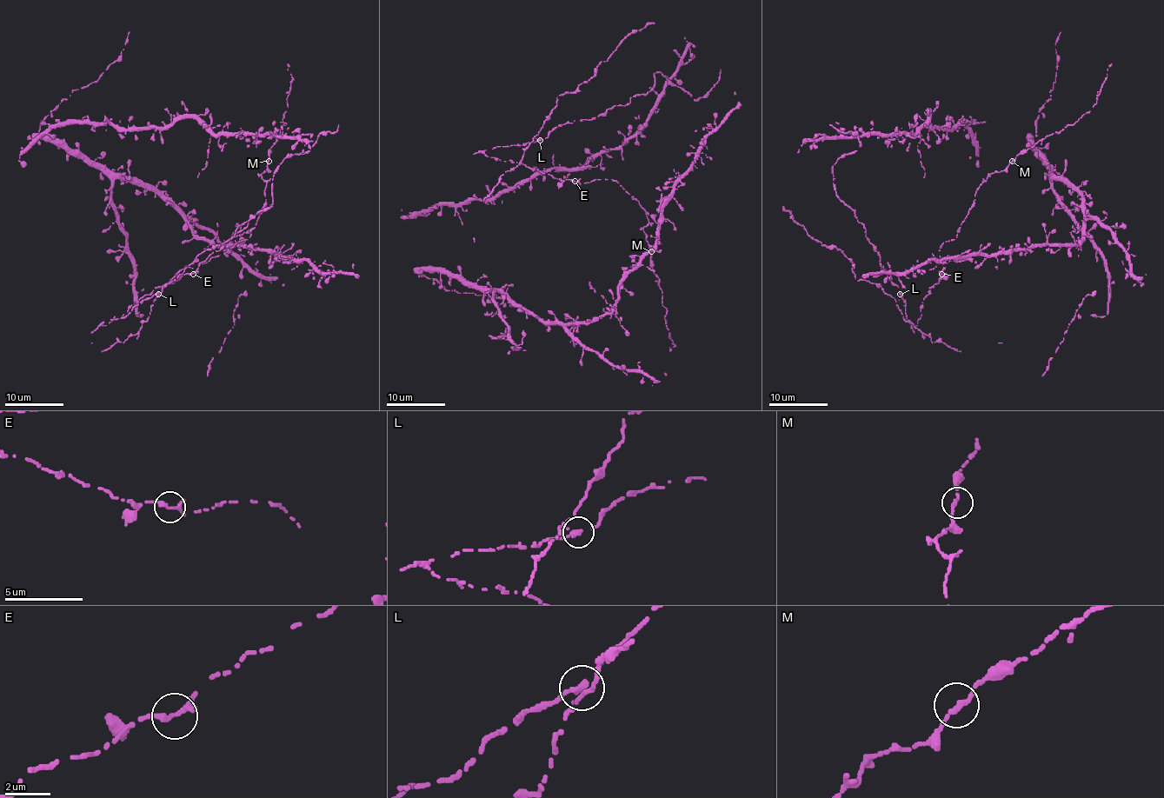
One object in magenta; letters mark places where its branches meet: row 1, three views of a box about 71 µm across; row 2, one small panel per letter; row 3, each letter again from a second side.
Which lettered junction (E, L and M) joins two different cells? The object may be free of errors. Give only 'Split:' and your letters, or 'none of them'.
Split: L

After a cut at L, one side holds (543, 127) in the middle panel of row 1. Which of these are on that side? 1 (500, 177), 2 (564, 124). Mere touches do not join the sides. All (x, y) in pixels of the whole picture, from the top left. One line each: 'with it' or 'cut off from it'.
1: with it
2: cut off from it

